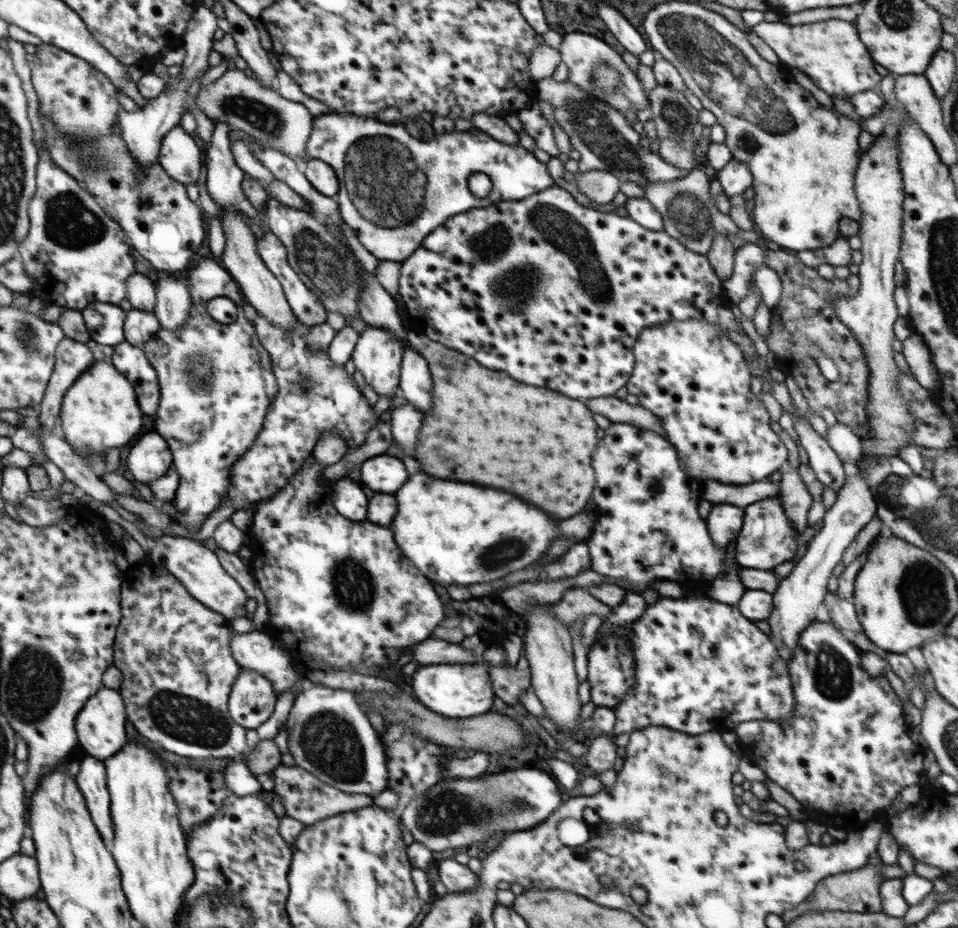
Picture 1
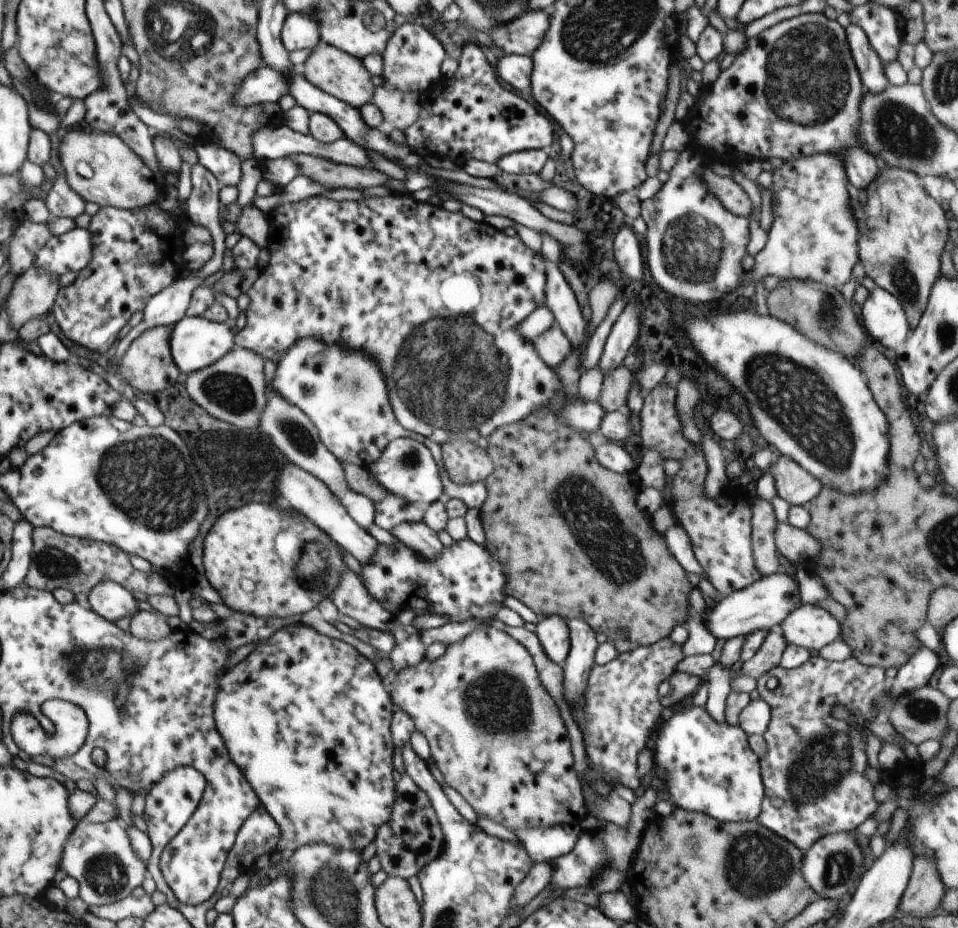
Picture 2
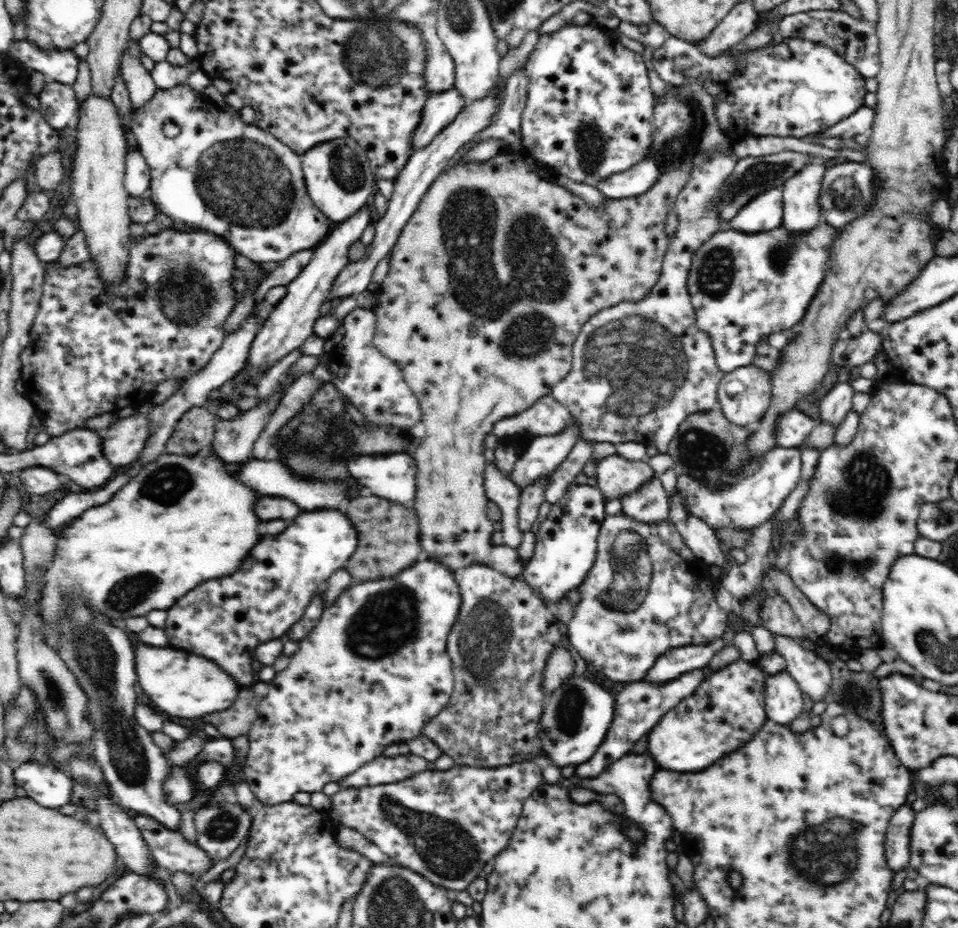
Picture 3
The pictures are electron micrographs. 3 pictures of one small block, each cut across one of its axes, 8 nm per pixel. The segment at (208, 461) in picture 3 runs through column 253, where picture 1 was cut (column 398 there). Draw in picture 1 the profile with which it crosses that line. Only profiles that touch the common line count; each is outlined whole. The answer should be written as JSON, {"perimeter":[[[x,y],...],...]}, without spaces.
{"perimeter":[[[424,472],[414,474],[396,492],[396,502],[398,512],[392,520],[396,544],[428,580],[446,587],[492,582],[535,563],[554,541],[560,523],[512,494],[438,480]]]}

